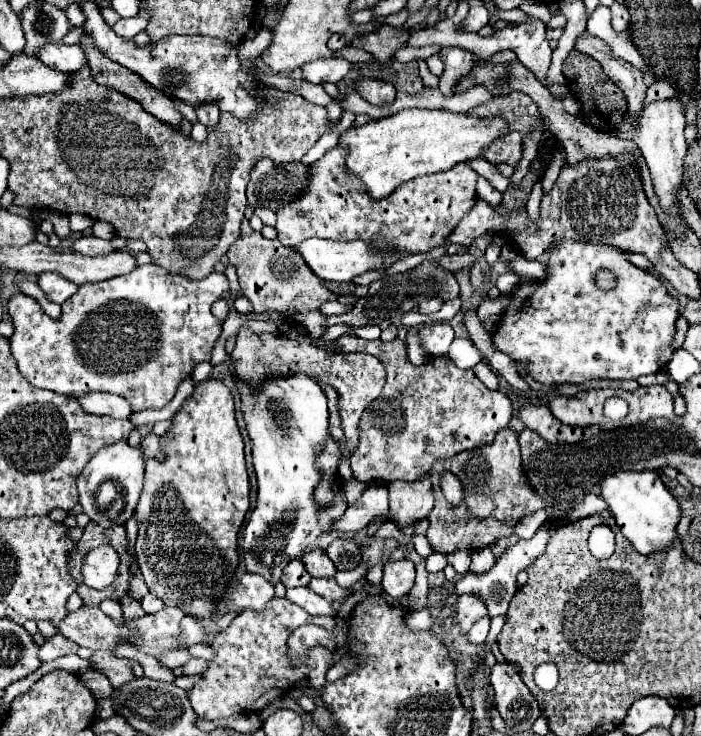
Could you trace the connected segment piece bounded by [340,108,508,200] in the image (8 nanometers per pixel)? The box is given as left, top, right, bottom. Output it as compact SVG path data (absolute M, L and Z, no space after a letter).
M400 110L394 116L372 120L362 128L350 128L342 132L340 146L348 146L350 154L346 166L350 174L356 174L368 188L374 200L386 198L402 182L418 176L450 170L460 162L480 158L482 152L496 140L508 134L508 122L504 118L478 118L462 112L448 110Z

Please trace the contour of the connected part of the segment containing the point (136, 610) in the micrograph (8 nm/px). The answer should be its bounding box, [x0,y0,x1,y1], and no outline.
[120,596,146,622]

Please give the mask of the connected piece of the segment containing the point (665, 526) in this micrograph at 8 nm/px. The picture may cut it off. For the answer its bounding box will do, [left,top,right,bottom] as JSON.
[600,470,680,554]

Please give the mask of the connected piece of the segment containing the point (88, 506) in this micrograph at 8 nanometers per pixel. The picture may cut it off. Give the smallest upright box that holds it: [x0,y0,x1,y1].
[78,440,144,528]

